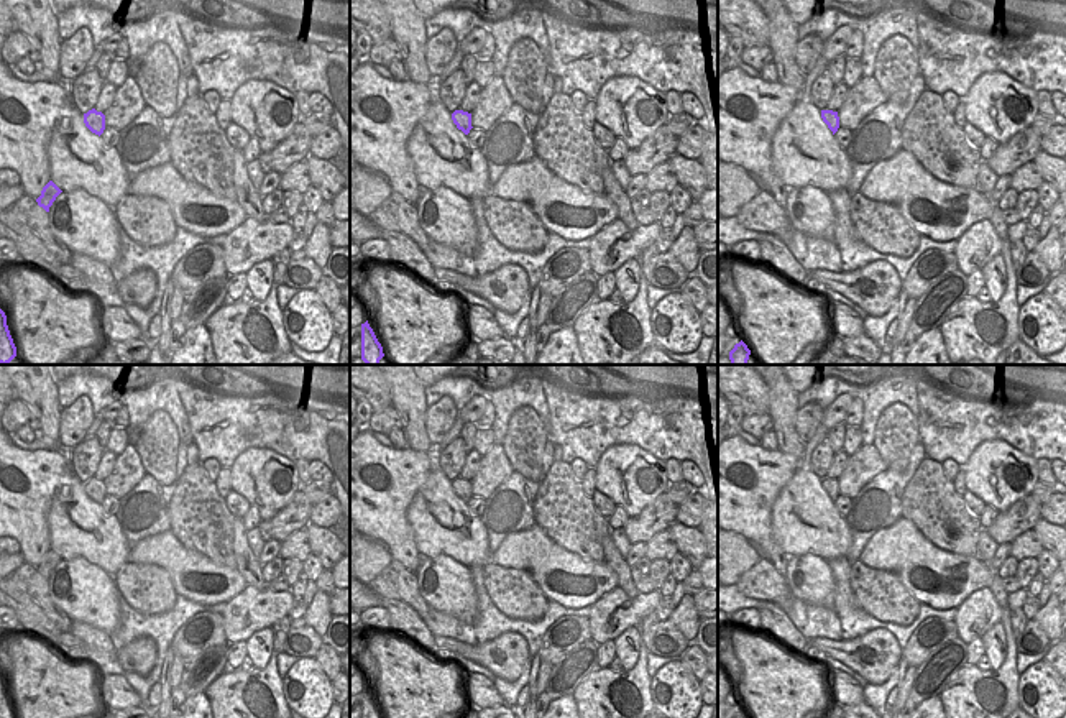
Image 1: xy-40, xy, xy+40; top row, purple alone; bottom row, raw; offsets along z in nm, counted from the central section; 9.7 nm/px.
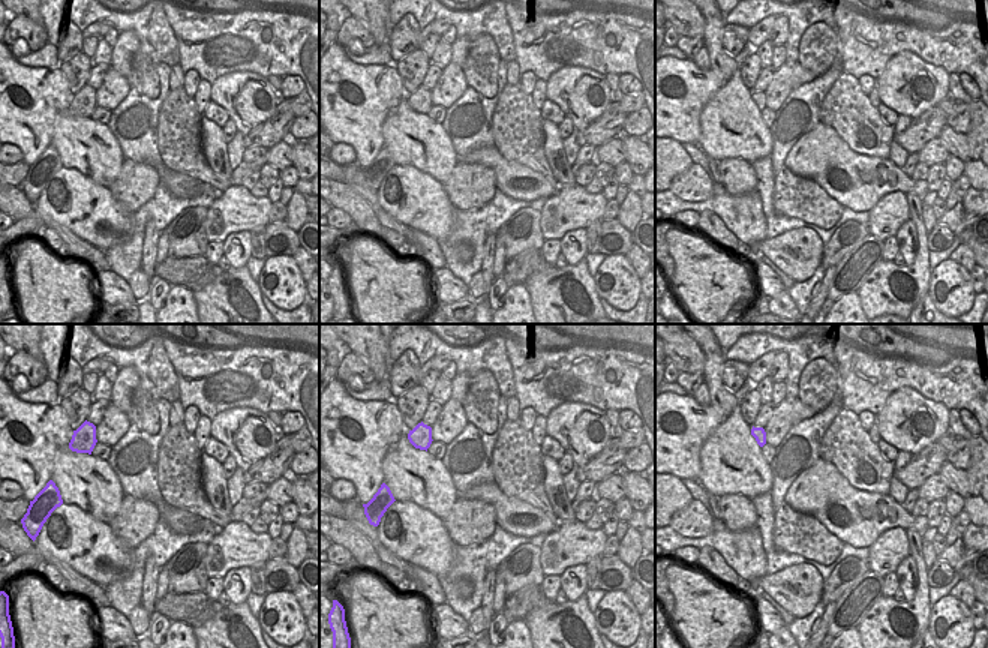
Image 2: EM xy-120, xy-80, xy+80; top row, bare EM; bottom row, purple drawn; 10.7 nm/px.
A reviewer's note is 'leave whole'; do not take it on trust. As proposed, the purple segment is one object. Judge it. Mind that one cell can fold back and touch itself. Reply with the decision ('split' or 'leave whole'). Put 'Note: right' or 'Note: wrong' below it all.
leave whole
Note: right

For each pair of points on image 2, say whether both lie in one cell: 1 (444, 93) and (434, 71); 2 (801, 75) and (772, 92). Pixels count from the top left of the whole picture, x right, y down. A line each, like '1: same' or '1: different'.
1: different
2: same

